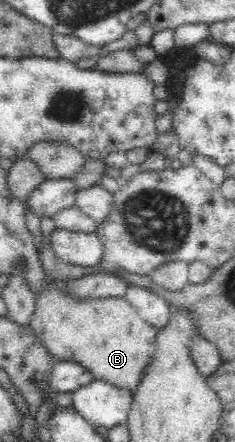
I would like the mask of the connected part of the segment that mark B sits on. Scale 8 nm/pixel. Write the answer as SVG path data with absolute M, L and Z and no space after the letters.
M47 280L46 288L36 294L35 310L28 326L37 340L56 361L74 361L86 368L96 380L103 380L118 388L124 388L134 395L143 375L154 356L156 334L160 327L154 327L138 316L137 310L124 297L106 297L98 300L76 300L61 290L60 280Z

